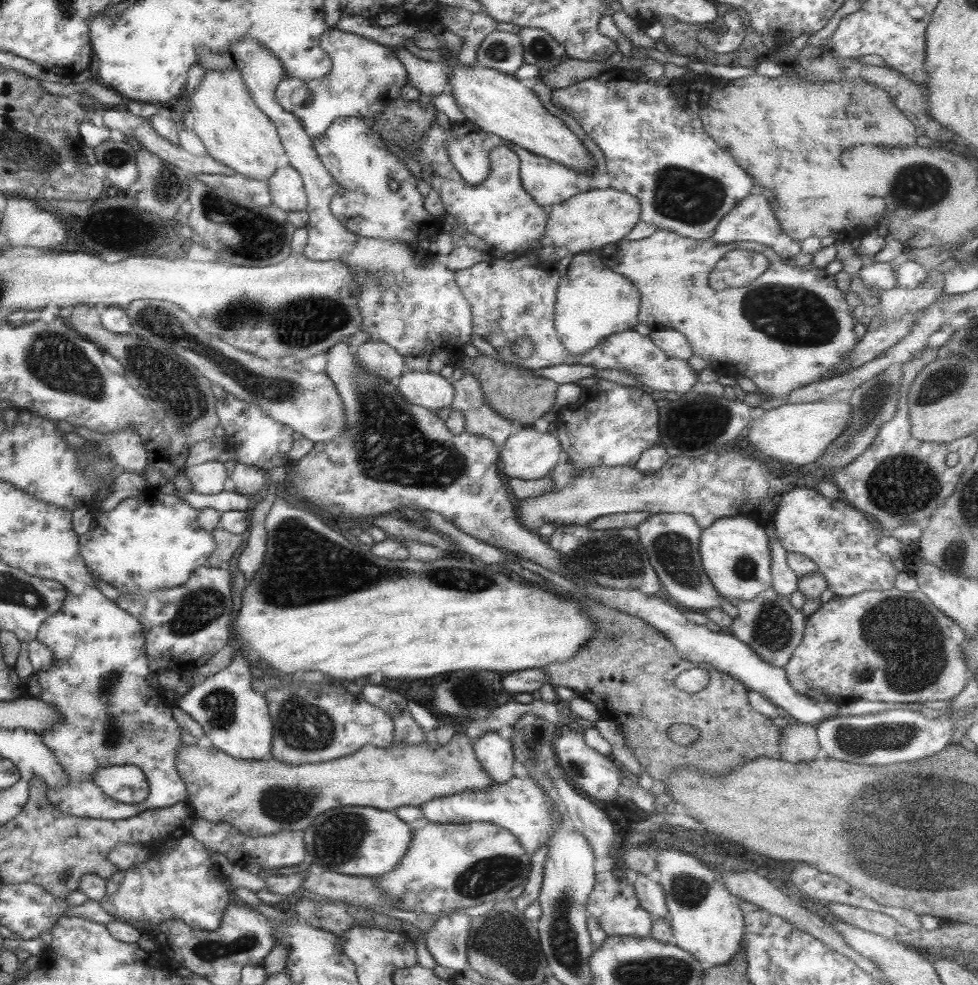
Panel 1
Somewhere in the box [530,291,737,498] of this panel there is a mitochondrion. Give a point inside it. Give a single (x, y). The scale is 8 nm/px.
(694, 425)

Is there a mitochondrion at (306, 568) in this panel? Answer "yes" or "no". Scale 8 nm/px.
yes

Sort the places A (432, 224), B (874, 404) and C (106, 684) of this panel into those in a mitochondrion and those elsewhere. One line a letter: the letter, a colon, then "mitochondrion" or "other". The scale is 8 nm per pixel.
A: other
B: mitochondrion
C: mitochondrion

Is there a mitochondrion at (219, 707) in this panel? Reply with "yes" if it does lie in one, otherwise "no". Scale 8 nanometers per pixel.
yes

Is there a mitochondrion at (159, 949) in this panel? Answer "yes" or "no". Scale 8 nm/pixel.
no

